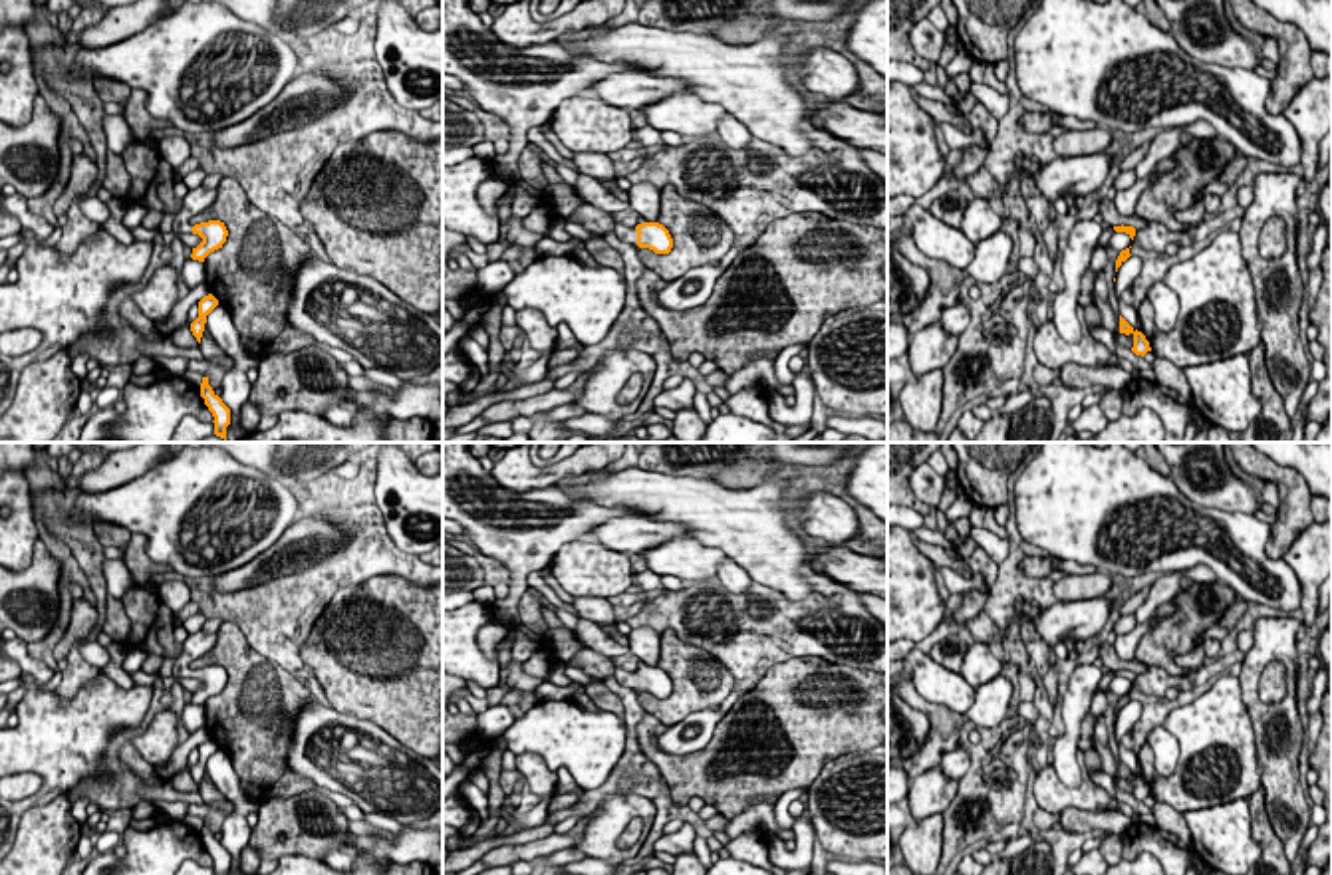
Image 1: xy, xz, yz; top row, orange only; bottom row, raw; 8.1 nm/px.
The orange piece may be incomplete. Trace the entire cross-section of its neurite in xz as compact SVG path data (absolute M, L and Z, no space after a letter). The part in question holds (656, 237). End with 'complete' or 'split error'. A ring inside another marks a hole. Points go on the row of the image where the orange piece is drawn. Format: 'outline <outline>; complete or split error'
outline M643 222L635 228L615 224L615 236L623 242L637 244L639 248L649 248L655 254L669 254L673 248L669 230L659 222Z; split error

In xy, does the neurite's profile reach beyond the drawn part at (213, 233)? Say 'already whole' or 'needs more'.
needs more

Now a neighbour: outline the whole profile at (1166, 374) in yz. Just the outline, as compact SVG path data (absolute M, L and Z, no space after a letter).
M1161 357L1153 359L1151 369L1159 385L1177 391L1183 399L1191 401L1191 389L1183 375L1183 369Z

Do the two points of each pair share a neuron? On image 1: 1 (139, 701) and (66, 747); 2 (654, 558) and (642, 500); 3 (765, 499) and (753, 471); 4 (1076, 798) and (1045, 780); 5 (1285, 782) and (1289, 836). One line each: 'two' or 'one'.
1: one
2: two
3: two
4: one
5: one

